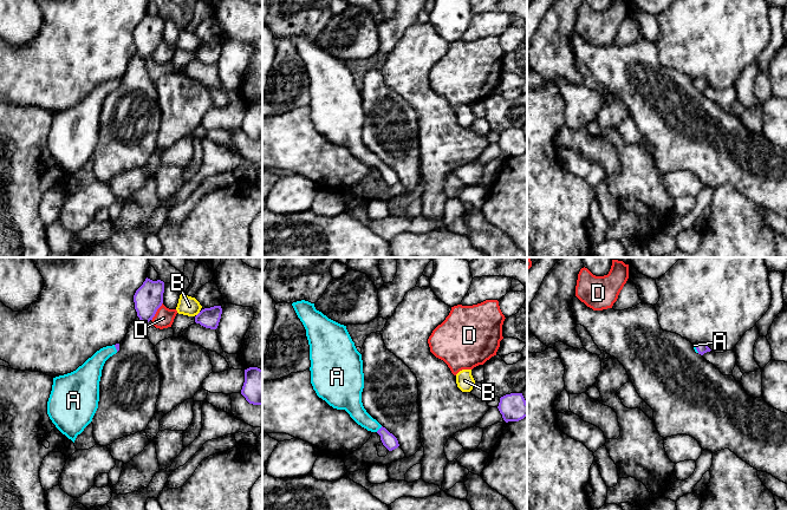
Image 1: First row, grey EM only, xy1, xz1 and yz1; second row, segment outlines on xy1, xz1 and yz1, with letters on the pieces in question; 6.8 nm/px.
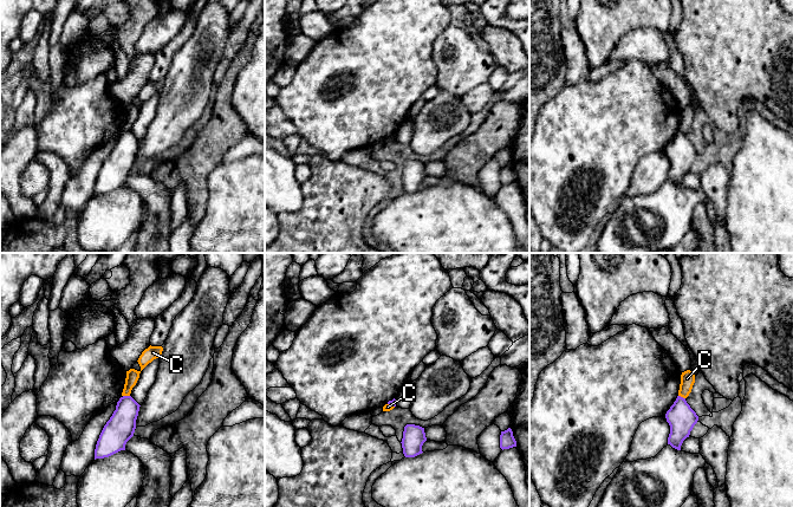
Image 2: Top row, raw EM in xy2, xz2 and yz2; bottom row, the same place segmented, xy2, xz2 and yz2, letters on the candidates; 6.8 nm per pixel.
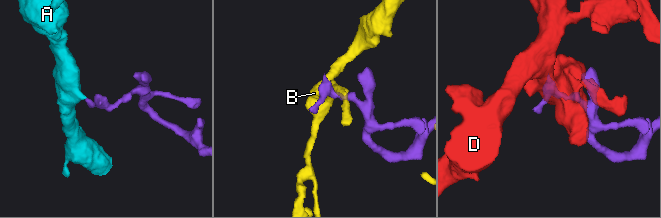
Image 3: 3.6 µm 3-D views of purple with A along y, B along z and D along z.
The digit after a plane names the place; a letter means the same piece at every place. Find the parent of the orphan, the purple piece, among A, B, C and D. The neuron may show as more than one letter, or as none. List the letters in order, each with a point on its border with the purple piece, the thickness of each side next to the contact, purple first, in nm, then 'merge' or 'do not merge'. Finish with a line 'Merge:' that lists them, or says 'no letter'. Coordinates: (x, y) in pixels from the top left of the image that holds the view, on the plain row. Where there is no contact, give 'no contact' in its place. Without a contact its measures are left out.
A: contact xz1 (379, 164); calibres 100 and 130 nm; merge
B: contact xy1 (197, 50); calibres 140 and 130 nm; do not merge
C: contact xy2 (127, 131); calibres 190 and 90 nm; do not merge
D: contact xy1 (156, 46); calibres 190 and 130 nm; do not merge
Merge: A

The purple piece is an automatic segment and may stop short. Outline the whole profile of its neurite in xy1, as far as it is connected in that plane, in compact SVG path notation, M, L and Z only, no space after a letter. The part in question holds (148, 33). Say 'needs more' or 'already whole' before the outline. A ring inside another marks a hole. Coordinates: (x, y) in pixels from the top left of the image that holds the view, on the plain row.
already whole; M145 14L134 31L135 45L139 55L147 60L163 39L164 18Z

